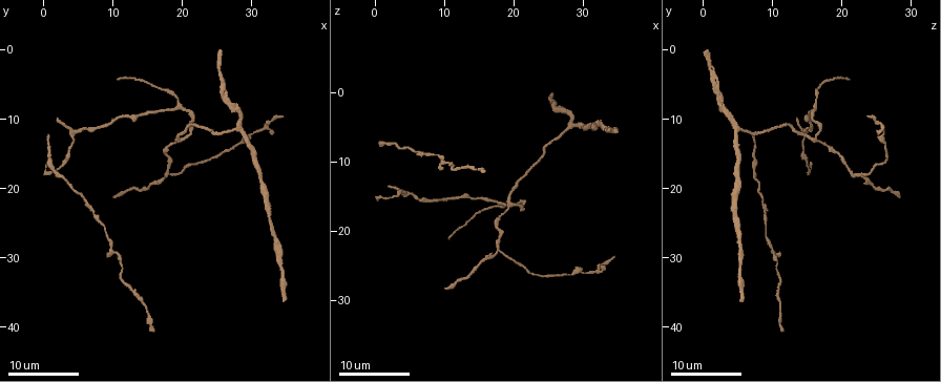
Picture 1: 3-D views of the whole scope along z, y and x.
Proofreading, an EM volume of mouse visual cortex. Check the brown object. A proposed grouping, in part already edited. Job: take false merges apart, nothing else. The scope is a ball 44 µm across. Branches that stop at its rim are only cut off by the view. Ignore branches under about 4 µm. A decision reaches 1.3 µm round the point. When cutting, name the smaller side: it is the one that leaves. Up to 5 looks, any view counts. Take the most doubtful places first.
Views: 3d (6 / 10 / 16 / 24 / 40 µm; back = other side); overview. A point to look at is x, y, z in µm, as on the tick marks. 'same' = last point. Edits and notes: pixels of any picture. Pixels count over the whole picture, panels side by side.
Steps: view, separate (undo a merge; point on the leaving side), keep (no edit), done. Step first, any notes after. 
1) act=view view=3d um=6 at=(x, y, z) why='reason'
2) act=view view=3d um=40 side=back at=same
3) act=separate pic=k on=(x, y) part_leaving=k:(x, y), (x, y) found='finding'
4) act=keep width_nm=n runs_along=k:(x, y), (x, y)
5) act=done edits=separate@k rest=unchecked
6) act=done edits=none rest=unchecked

act=view view=3d um=24 at=(19.5, 7.5, 16.0)

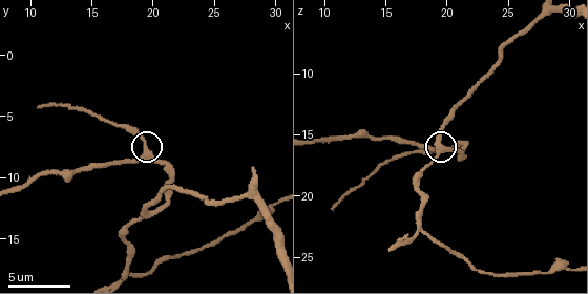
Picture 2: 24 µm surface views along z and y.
act=view view=3d um=10 at=same

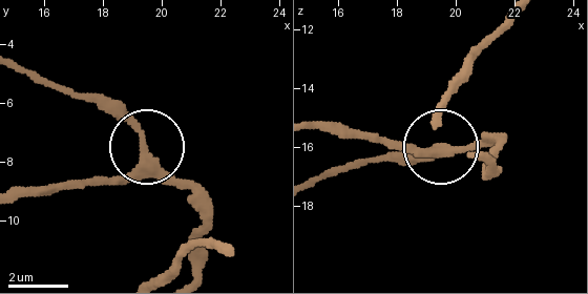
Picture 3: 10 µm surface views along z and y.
act=keep side_arm_um=12 arms=3 found='continuous, no second neuron'

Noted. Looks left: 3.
act=view view=3d um=10 at=(19.4, 13.0, 16.2) why='a fork'

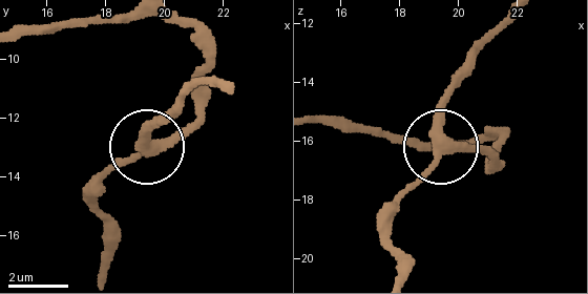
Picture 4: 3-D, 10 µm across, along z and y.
act=keep side_arm_um=31 arms=3 found='continuous, no second neuron'

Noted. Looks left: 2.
act=view view=3d um=16 at=(17.5, 18.0, 23.0) why='branch point'

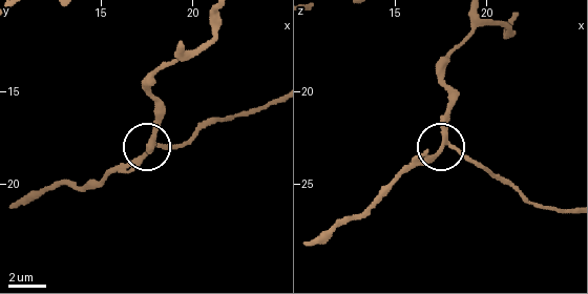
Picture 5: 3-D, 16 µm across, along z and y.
act=view view=3d um=10 at=same

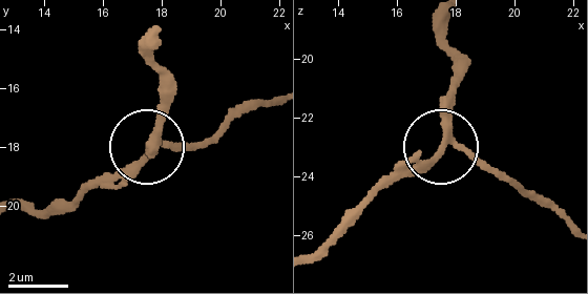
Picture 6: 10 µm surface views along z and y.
act=keep found='continuous, no second neuron'

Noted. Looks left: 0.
act=done edits=none rest=unchecked

